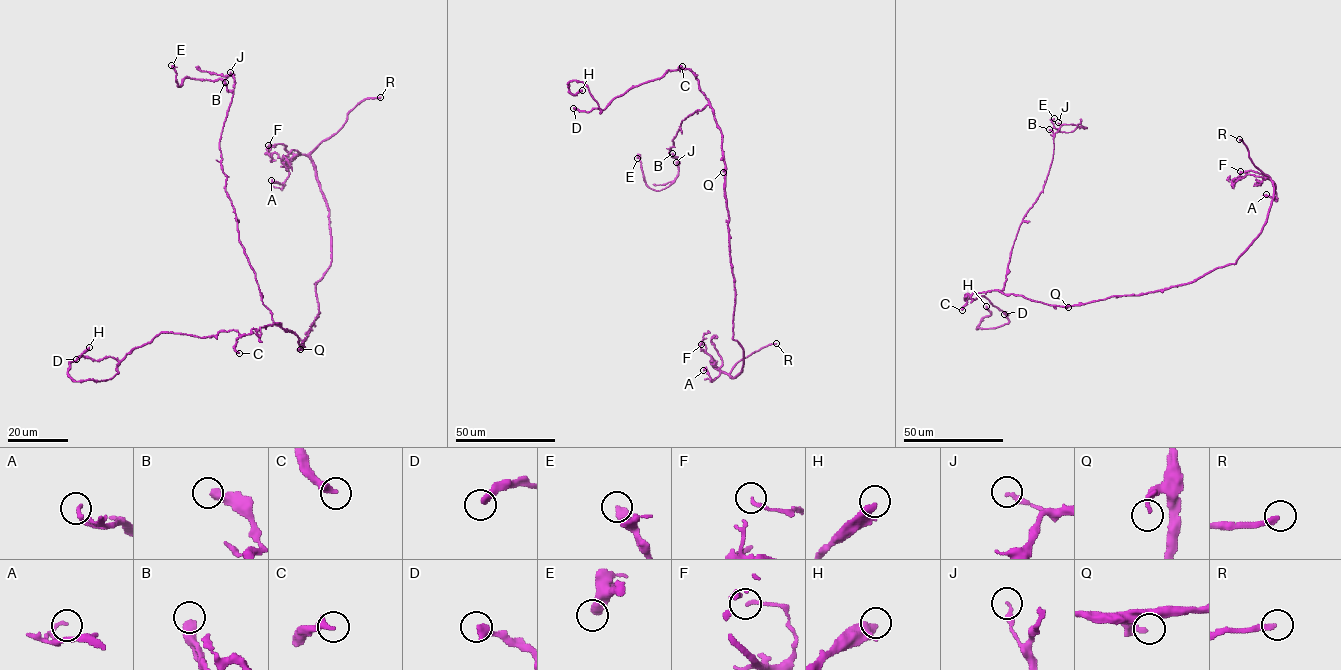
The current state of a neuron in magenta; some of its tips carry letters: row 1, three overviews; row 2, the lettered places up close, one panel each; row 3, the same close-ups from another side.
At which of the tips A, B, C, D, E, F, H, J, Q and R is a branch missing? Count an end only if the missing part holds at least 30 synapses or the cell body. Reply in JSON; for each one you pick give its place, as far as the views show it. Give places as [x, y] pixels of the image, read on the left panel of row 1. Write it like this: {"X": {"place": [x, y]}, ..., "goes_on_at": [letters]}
{"R": {"place": [380, 97]}, "goes_on_at": ["R"]}

